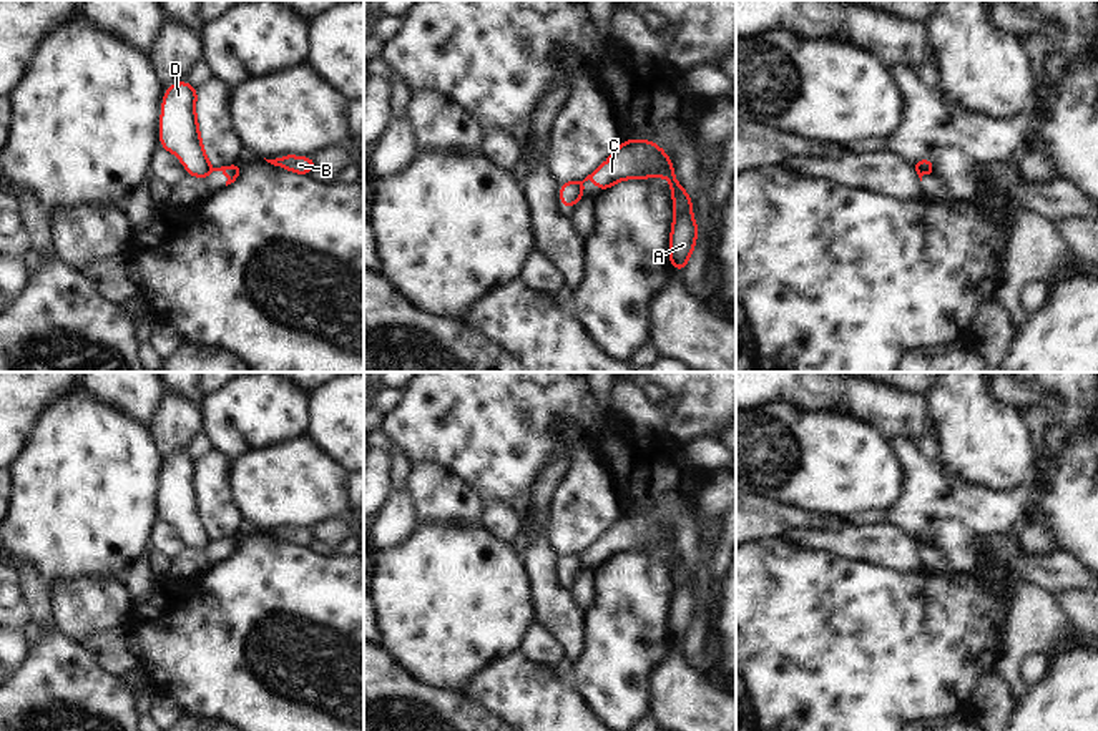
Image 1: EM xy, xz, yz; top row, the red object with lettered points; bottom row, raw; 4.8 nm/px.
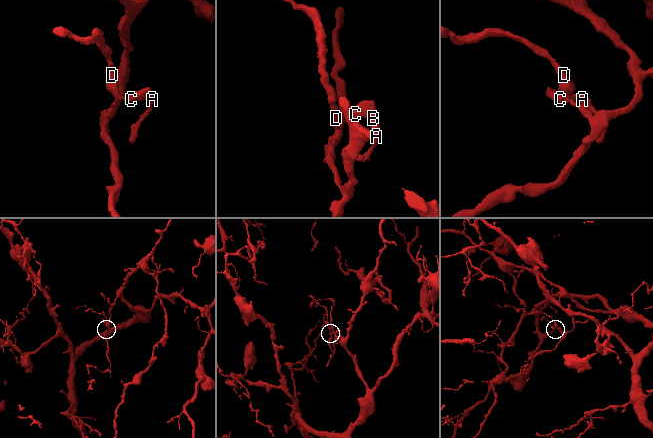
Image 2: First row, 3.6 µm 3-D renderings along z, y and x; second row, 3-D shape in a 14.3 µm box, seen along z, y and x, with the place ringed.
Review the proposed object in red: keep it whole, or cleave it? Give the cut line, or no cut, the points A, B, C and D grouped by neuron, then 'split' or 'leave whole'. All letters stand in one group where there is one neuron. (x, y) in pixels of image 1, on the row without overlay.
cut in xz along (578, 554), (582, 569); A B C / D; split

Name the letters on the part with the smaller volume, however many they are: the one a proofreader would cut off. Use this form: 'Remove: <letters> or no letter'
Remove: A, B, C

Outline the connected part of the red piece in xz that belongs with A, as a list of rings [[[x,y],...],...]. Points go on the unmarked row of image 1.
[[[626,512],[611,525],[605,537],[598,538],[591,547],[580,553],[580,562],[588,552],[595,553],[601,565],[623,552],[648,552],[656,548],[664,548],[669,552],[674,576],[674,593],[669,610],[669,633],[673,643],[681,643],[686,640],[693,620],[696,618],[699,600],[693,591],[691,570],[681,560],[673,545],[673,533],[656,515],[645,512]]]

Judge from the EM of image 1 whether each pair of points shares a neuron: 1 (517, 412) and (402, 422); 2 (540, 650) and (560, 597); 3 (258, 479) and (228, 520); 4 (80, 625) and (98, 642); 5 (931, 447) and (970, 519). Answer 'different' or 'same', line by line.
1: same
2: different
3: different
4: different
5: different

